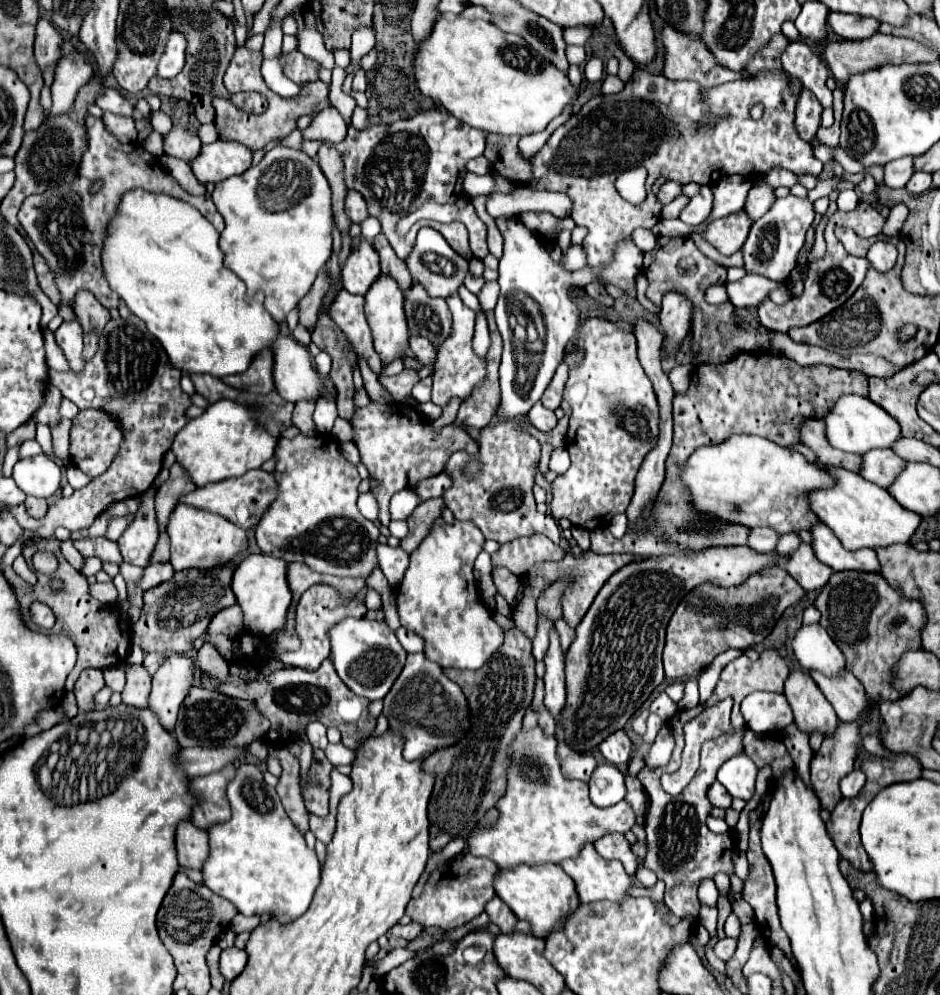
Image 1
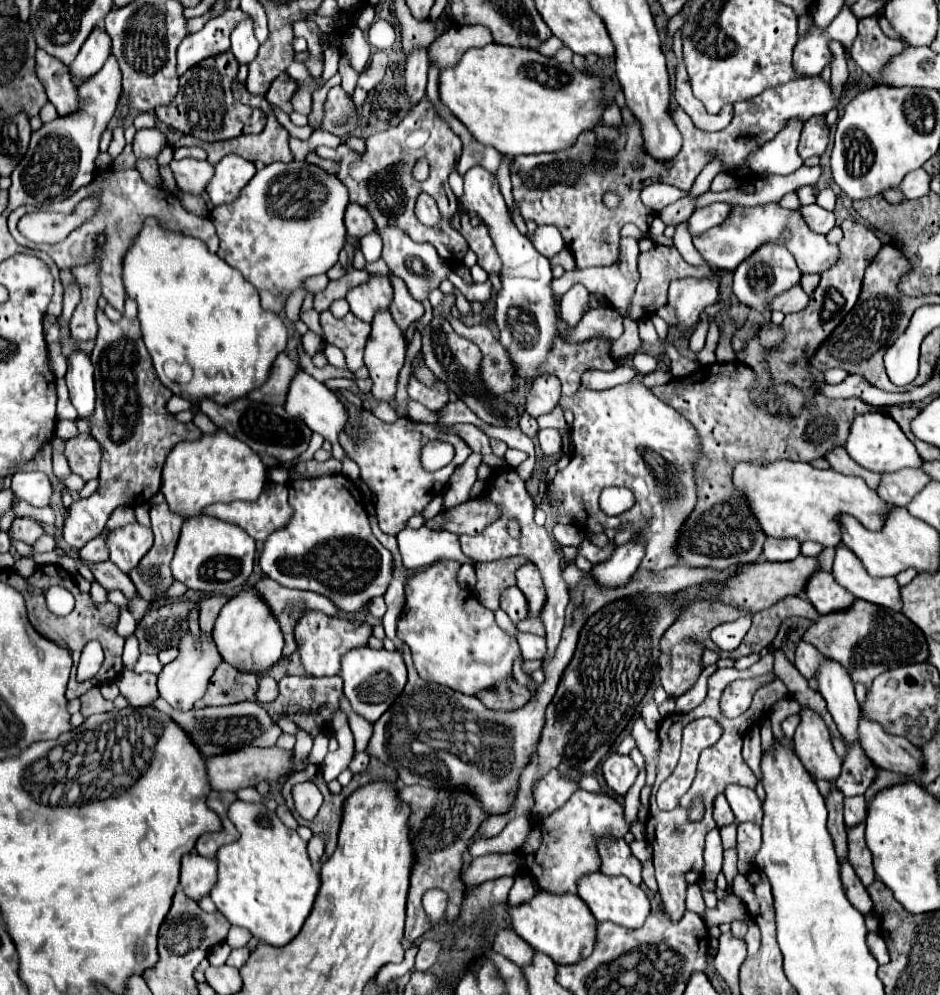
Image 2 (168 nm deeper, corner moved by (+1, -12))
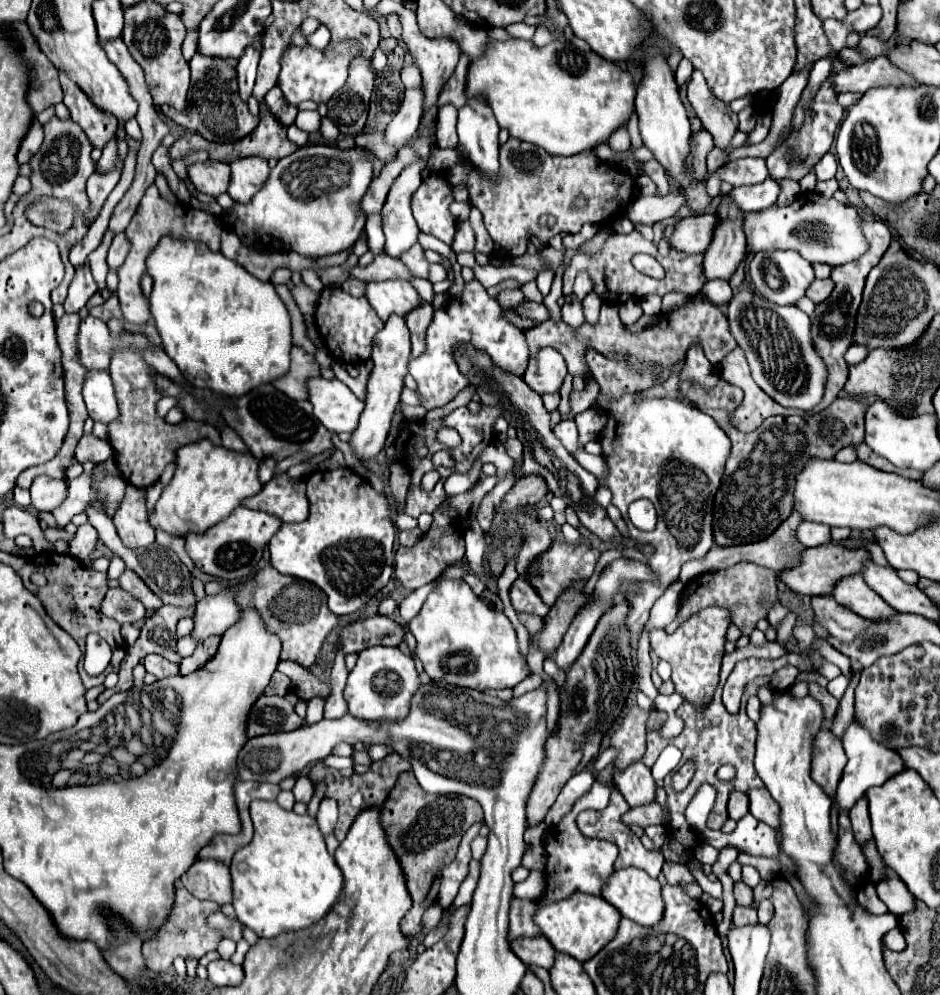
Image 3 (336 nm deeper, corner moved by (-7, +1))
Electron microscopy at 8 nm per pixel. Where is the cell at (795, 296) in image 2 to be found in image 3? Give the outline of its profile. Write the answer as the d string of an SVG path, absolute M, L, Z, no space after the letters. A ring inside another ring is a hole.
M814 280L810 286L808 286L808 290L806 290L806 296L812 300L812 302L822 302L822 300L826 300L826 296L830 296L830 292L832 292L832 282L824 282L824 280Z

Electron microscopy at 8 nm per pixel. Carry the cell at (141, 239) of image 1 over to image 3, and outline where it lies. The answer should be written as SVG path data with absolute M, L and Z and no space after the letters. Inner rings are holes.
M162 236L146 258L146 272L154 280L150 312L162 338L164 352L176 362L182 376L196 388L208 388L226 396L242 396L258 384L272 382L290 368L290 316L270 282L252 276L244 266L212 252L204 242Z

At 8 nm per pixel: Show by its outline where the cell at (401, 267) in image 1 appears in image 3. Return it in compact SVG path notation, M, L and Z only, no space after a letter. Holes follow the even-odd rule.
M422 302L418 304L414 310L410 310L406 314L406 324L410 328L410 340L412 340L412 356L418 356L422 354L422 348L424 348L424 332L432 320L432 314L434 314L434 308L432 304L428 302Z

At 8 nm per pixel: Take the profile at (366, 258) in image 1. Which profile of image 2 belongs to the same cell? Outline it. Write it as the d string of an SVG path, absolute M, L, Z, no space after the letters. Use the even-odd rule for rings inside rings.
M372 275L366 285L358 285L348 291L346 301L350 303L350 311L366 323L372 323L372 317L390 307L392 301L392 285L386 277Z

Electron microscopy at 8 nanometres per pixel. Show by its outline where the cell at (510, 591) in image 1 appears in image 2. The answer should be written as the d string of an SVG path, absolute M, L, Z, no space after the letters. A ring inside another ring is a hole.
M518 587L504 589L504 593L500 595L500 607L502 607L502 611L508 613L508 617L514 623L528 617L528 601L526 601L524 593Z

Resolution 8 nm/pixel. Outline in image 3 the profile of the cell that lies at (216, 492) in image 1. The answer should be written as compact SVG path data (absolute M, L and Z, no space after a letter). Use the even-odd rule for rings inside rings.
M286 472L274 476L264 488L242 500L242 506L268 512L280 522L302 522L308 516L306 484L300 478L290 478Z

